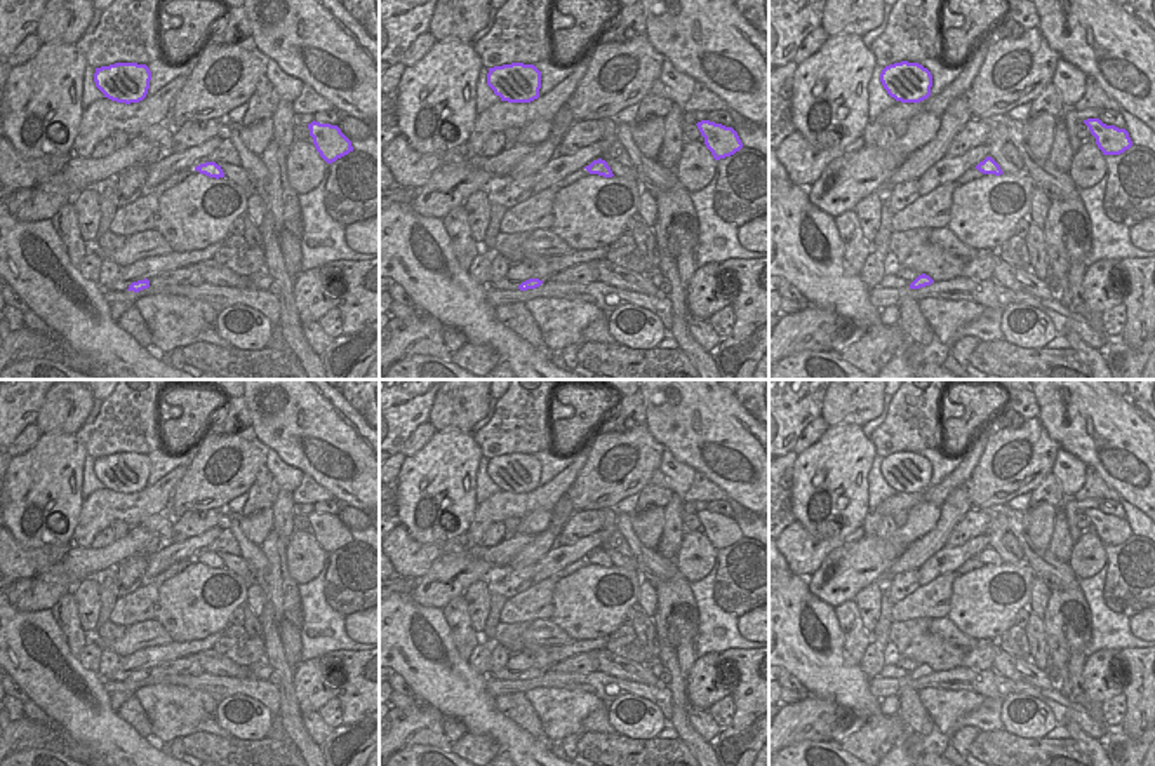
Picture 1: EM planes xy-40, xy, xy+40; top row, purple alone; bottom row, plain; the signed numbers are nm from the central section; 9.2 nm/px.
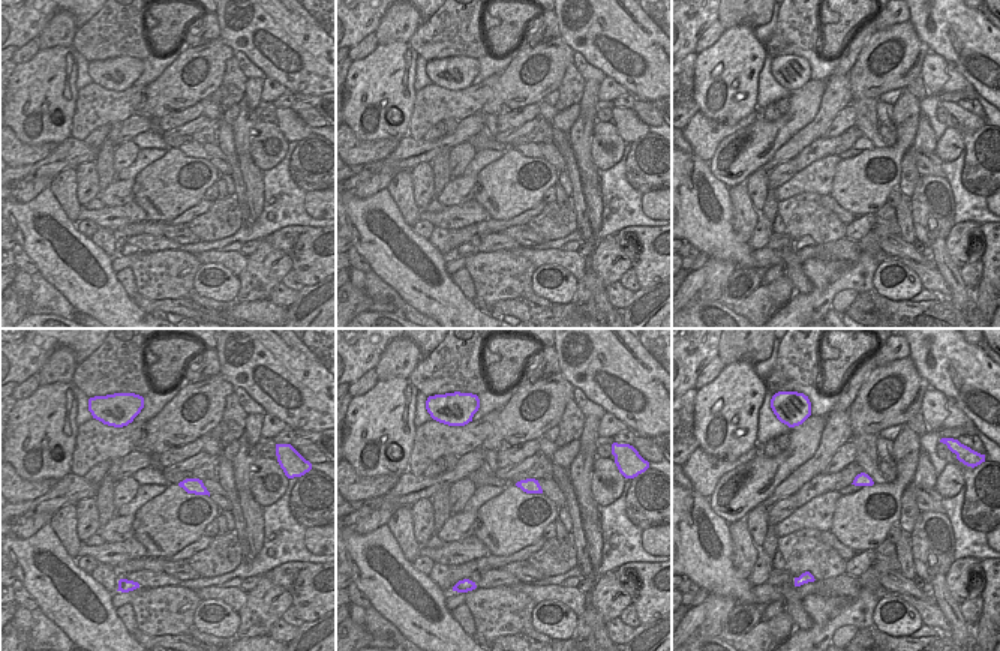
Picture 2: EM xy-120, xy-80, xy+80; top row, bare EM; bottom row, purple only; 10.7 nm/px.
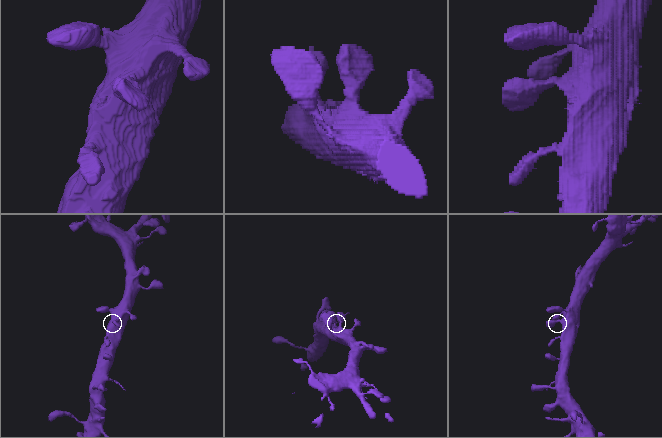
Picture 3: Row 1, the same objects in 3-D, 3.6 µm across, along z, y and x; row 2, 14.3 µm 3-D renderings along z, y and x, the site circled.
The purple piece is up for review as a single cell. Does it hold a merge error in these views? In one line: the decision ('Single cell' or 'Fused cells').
Single cell.

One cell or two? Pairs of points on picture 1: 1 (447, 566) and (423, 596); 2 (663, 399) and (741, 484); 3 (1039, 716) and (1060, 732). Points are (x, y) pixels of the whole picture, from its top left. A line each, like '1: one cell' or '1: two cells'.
1: one cell
2: one cell
3: two cells

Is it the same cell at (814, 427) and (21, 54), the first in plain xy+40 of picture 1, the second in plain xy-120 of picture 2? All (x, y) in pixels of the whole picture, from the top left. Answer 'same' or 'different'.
same

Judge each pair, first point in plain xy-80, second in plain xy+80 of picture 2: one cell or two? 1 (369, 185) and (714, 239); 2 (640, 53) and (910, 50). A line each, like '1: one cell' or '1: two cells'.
1: two cells
2: two cells

